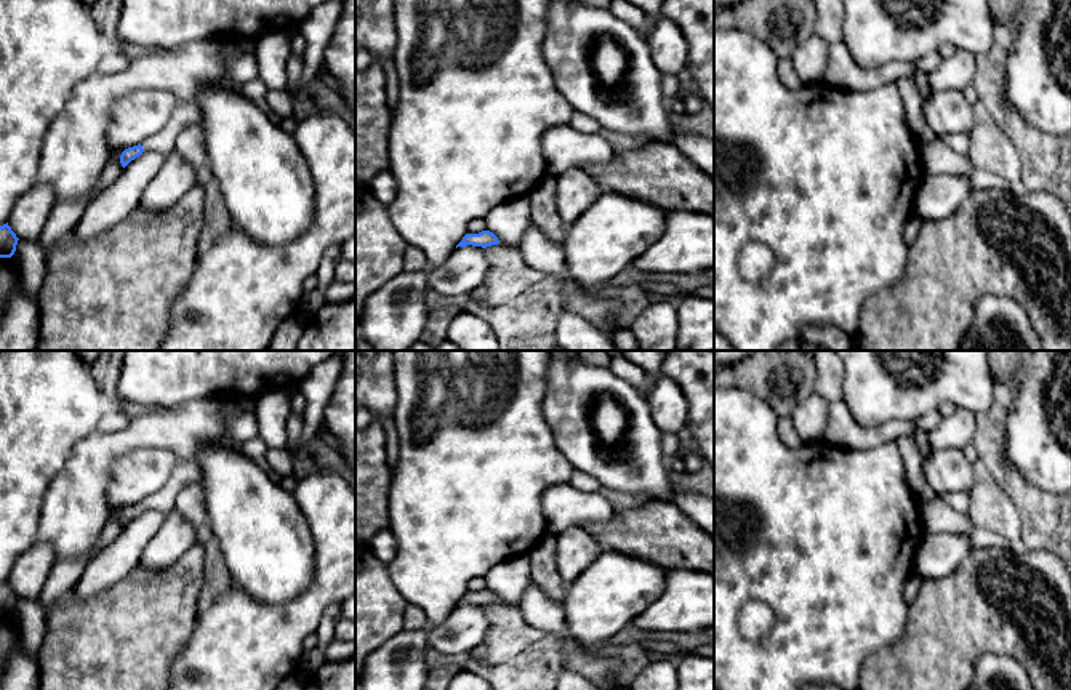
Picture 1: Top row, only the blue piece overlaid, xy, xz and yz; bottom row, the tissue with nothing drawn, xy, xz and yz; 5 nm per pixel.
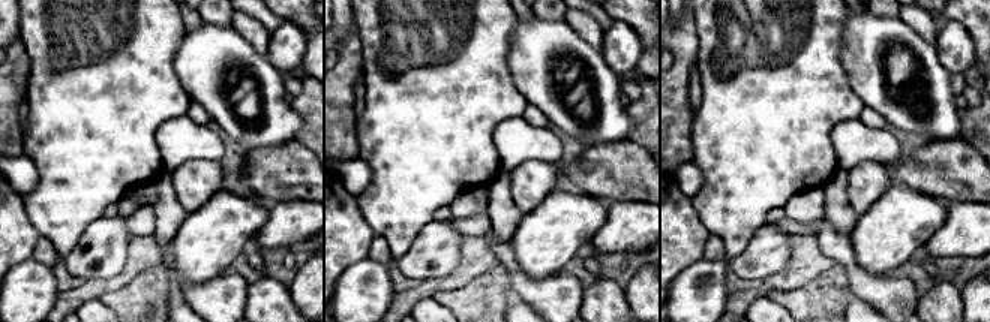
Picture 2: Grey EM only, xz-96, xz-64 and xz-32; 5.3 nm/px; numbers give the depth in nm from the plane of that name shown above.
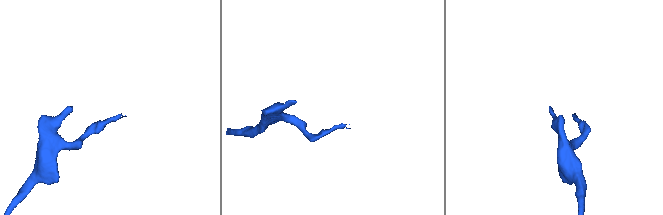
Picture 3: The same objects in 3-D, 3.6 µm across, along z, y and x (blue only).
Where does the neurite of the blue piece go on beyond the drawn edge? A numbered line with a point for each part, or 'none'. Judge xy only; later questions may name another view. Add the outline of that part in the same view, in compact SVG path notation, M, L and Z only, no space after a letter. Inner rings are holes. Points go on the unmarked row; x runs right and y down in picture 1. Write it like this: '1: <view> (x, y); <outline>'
1: xy (188, 473); M197 459L178 463L168 482L154 495L146 498L141 504L144 511L154 509L170 512L174 509L174 501L179 491L191 483L200 483L200 467Z

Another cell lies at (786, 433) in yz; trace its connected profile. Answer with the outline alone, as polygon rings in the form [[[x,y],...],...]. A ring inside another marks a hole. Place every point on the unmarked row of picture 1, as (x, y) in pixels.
[[[778,418],[776,423],[776,431],[778,431],[778,437],[780,440],[792,450],[797,450],[804,445],[804,442],[800,440],[799,434],[796,432],[796,429],[791,424],[789,418]]]

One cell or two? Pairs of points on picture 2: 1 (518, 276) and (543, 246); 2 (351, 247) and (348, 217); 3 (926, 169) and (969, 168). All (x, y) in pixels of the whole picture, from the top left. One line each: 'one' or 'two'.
1: two
2: one
3: one

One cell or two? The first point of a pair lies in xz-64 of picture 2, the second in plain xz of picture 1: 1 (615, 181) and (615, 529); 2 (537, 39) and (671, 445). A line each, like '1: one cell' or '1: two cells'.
1: one cell
2: two cells

